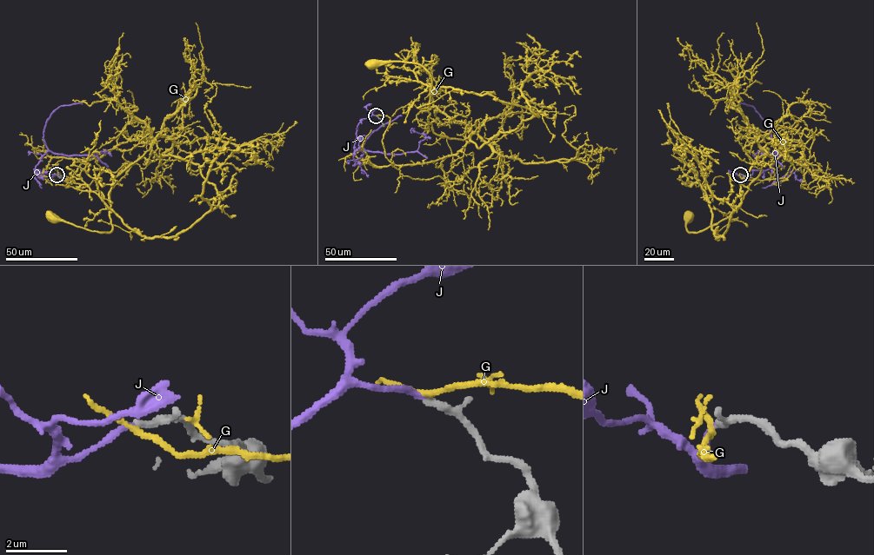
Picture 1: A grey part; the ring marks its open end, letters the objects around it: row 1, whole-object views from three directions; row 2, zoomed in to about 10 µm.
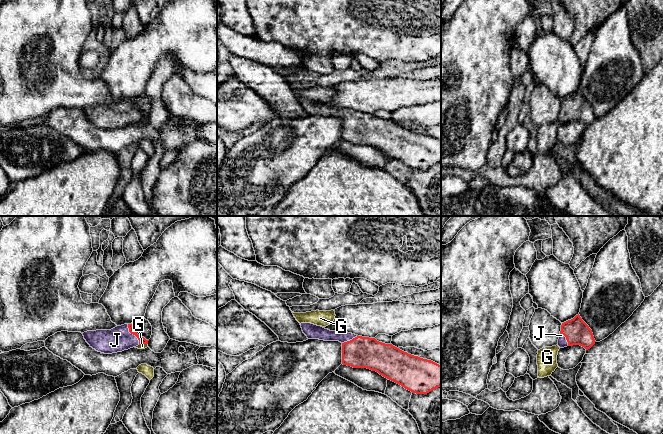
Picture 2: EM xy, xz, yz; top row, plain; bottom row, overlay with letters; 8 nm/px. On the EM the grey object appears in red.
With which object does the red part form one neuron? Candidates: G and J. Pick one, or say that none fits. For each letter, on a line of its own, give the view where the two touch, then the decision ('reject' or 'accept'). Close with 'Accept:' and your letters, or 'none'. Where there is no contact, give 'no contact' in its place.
G: xy | reject
J: xy | accept
Accept: J

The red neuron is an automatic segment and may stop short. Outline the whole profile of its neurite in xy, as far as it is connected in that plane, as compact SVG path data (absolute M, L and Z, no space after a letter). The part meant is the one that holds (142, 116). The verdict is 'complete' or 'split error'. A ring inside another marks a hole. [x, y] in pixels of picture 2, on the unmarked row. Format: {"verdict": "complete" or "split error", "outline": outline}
{"verdict": "split error", "outline": "M132 100L117 102L111 106L96 106L82 109L86 118L98 128L112 130L122 128L149 116L137 110Z"}

